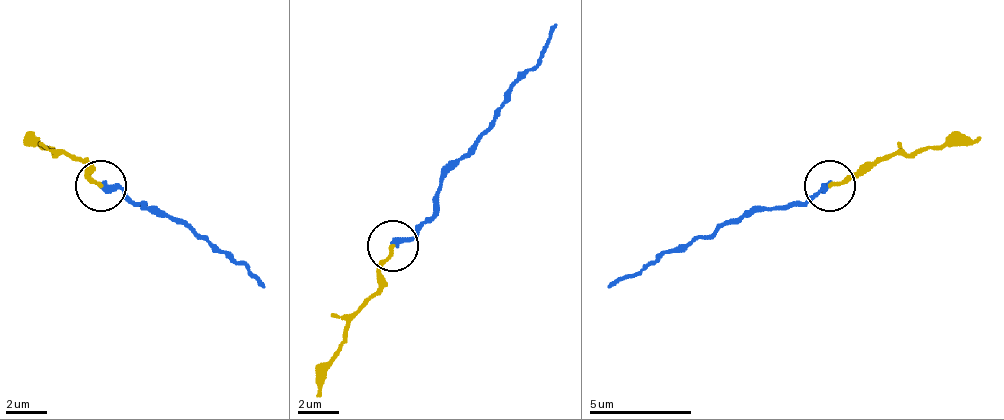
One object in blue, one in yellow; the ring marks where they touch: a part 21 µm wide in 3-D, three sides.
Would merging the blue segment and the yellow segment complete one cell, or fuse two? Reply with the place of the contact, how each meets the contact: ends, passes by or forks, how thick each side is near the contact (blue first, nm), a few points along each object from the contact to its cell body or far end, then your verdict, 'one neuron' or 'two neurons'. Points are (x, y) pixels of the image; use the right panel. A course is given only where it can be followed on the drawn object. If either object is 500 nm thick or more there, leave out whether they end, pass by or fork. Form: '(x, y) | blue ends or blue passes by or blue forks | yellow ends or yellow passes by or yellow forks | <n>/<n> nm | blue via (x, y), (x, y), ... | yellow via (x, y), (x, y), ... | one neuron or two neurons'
(829, 185) | blue ends | yellow ends | 320/180 nm | blue via (830, 184), (825, 184), (800, 204), (744, 210), (647, 271), (606, 286) | yellow via (830, 184), (881, 159), (978, 138) | one neuron

